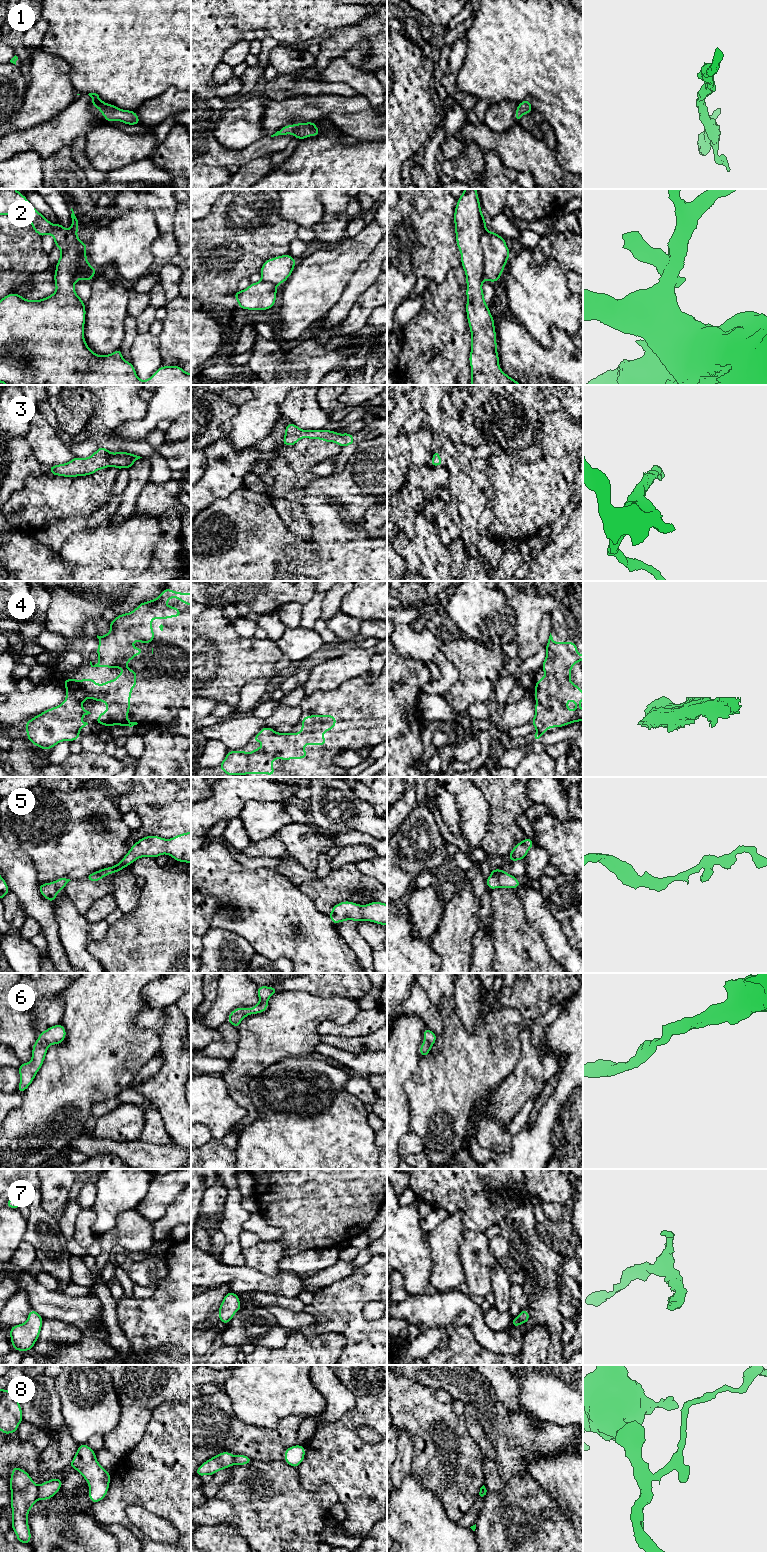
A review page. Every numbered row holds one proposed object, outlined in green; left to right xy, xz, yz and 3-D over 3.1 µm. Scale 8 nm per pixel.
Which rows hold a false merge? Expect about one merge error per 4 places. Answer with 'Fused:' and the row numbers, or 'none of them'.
Fused: 2, 8

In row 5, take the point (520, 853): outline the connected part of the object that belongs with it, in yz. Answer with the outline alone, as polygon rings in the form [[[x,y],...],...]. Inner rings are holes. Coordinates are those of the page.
[[[526,837],[523,841],[515,845],[511,850],[508,858],[511,862],[525,859],[528,851],[533,847],[534,843],[531,838]]]

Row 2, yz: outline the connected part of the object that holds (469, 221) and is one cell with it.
[[[465,189],[457,201],[454,211],[454,224],[457,247],[461,254],[461,264],[466,276],[466,313],[471,332],[471,385],[522,385],[504,373],[499,365],[494,318],[485,303],[482,289],[485,276],[483,273],[483,250],[480,236],[486,220],[482,214],[480,200],[476,189]]]

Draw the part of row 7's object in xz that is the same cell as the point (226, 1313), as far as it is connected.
[[[228,1292],[220,1305],[217,1313],[219,1314],[219,1322],[228,1324],[234,1317],[235,1313],[242,1308],[238,1294]]]

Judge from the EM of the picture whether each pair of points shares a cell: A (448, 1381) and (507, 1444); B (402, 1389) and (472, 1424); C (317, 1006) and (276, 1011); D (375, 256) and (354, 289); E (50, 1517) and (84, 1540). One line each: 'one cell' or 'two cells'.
A: one cell
B: two cells
C: one cell
D: one cell
E: one cell

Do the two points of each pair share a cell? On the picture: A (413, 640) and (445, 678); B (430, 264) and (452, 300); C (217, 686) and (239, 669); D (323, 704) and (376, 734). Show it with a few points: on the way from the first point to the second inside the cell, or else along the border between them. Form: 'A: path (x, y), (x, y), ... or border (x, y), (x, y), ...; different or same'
A: path (423, 647), (445, 668); same
B: border (459, 267), (453, 267), (445, 280), (431, 282); different
C: path (222, 681), (234, 669); same
D: path (336, 714), (344, 717), (356, 730), (363, 730); same

